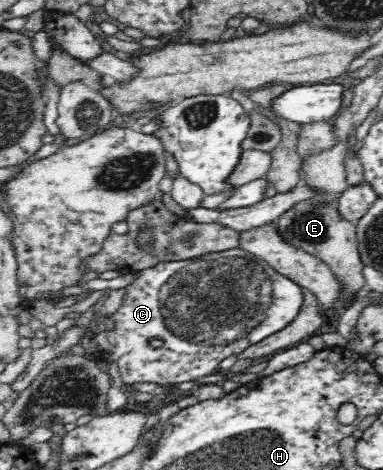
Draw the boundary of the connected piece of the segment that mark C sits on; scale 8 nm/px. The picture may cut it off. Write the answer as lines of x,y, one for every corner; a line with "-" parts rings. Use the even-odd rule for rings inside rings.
240,247
232,248
223,252
207,253
204,256
198,256
189,260
182,261
164,261
158,260
153,266
148,269
143,269
133,279
132,283
126,285
123,288
123,298
121,299
118,309
108,317
112,321
112,327
110,329
98,328
98,333
93,334
96,340
96,345
100,354
97,359
102,359
106,363
114,363
118,373
120,373
121,383
158,383
161,386
178,385
184,383
184,381
198,381
202,377
210,374
215,374
220,370
218,364
226,357
230,355
236,355
236,353
242,353
246,348
251,345
257,344
259,341
265,340
266,337
278,333
281,329
284,329
287,325
292,323
292,320
300,313
303,304
303,289
296,285
290,278
284,277
282,274
274,271
261,257
248,253
242,250
-
150,337
162,337
165,339
165,345
159,349
153,349
148,346
148,339

